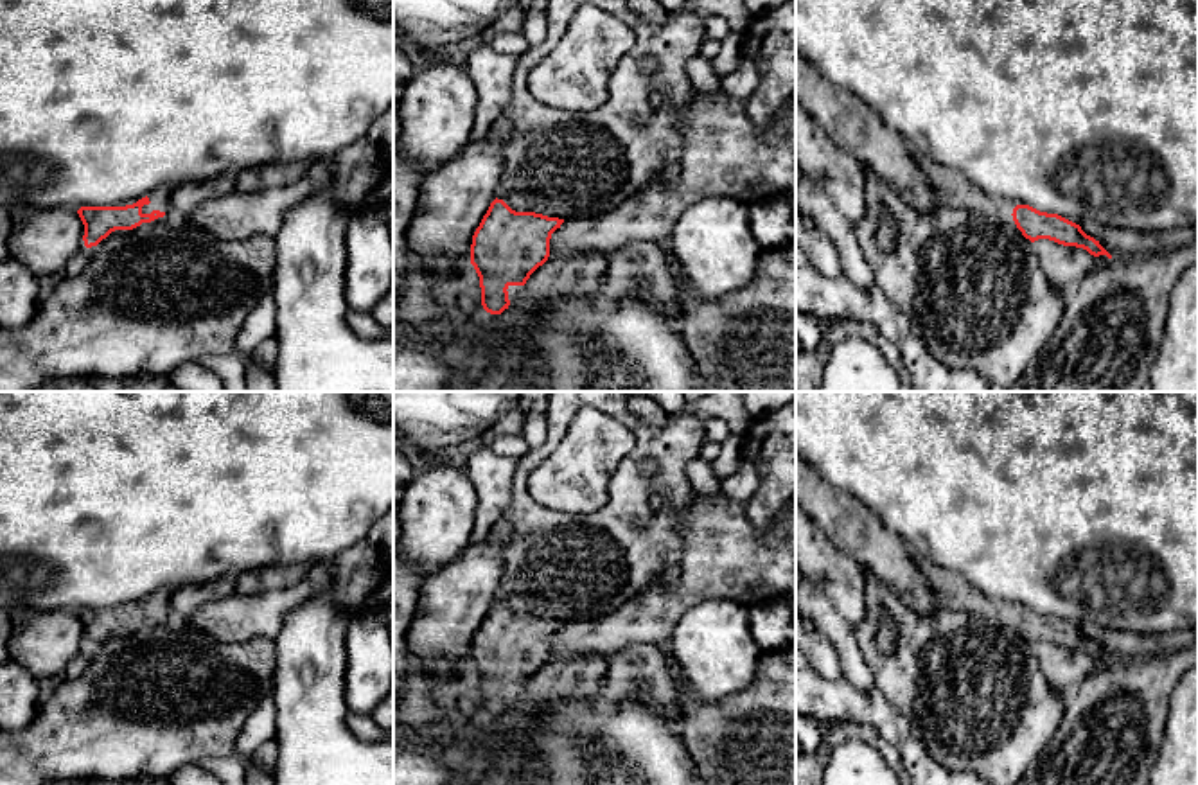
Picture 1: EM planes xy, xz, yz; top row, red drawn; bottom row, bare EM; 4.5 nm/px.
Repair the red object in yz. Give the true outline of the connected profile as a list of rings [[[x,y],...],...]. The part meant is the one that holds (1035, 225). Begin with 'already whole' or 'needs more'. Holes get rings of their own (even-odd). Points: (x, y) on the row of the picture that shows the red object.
needs more; [[[911,149],[911,156],[925,172],[939,205],[1006,216],[1015,221],[1017,228],[1031,243],[1049,239],[1063,246],[1083,248],[1094,257],[1106,255],[1112,259],[1099,241],[1087,235],[1079,225],[1058,214],[1040,212],[1029,205],[1017,205],[1013,208],[1008,201],[991,198],[981,190],[961,171],[939,165],[916,149]]]

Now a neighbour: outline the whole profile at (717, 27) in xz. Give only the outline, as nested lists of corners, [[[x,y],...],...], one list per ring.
[[[709,16],[704,20],[706,38],[722,41],[733,29],[722,16]]]

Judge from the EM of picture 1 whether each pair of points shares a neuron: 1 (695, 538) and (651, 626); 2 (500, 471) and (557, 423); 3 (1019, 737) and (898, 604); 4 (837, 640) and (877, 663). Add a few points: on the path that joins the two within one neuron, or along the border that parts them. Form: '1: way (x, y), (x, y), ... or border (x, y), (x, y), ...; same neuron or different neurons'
1: way (695, 559), (695, 581), (672, 604); same neuron
2: border (519, 458), (509, 500); different neurons
3: way (986, 701), (952, 652), (931, 636); same neuron
4: border (850, 626), (875, 687); different neurons

